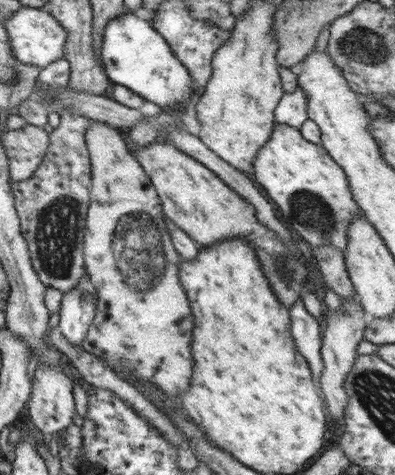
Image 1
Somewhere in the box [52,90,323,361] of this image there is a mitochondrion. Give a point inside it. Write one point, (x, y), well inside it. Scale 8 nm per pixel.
(138, 255)

